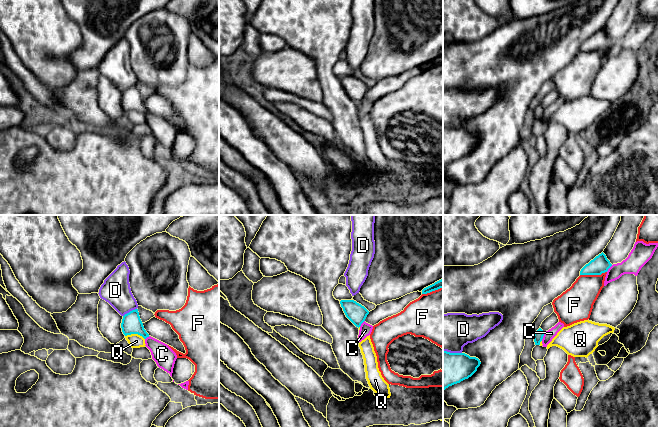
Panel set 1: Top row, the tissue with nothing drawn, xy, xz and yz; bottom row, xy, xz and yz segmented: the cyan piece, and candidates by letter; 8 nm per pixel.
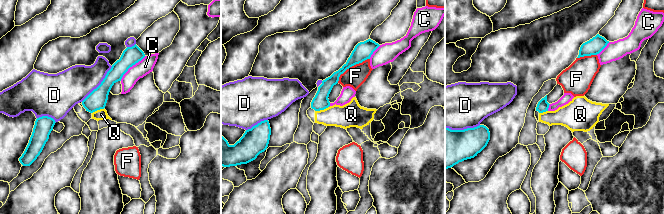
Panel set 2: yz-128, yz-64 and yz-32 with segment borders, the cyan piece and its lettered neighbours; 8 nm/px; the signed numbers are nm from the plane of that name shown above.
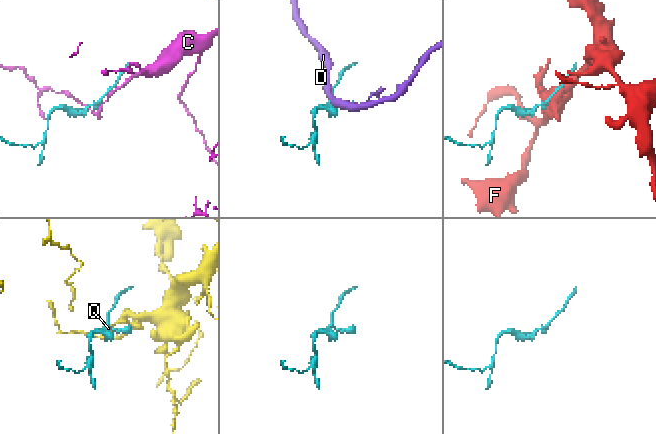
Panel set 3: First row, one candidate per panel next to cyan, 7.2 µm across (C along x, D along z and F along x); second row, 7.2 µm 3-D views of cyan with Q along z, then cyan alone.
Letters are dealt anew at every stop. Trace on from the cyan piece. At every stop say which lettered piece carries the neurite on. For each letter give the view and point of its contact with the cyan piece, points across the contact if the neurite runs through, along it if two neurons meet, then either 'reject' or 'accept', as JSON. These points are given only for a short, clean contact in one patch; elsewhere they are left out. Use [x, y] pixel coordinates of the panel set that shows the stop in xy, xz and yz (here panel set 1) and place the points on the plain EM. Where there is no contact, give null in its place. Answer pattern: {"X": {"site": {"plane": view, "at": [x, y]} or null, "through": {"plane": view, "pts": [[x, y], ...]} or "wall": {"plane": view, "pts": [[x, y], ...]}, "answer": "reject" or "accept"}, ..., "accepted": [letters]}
{"C": {"site": {"plane": "yz", "at": [542, 113]}, "answer": "reject"}, "D": {"site": {"plane": "xy", "at": [130, 87]}, "answer": "reject"}, "F": {"site": {"plane": "yz", "at": [593, 50]}, "answer": "reject"}, "Q": {"site": {"plane": "xy", "at": [135, 109]}, "wall": {"plane": "xy", "pts": [[125, 111], [139, 110], [144, 115]]}, "answer": "reject"}, "accepted": []}

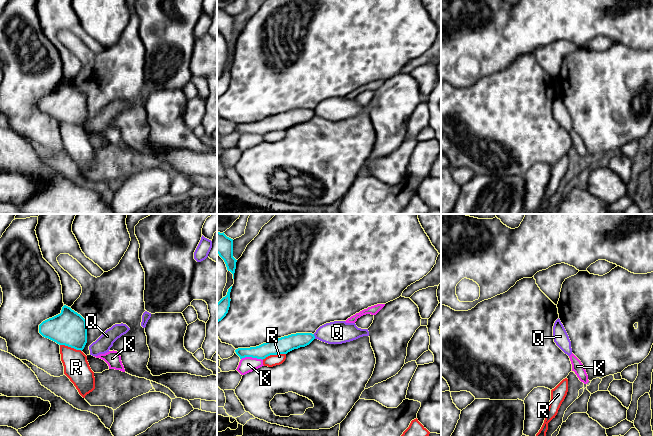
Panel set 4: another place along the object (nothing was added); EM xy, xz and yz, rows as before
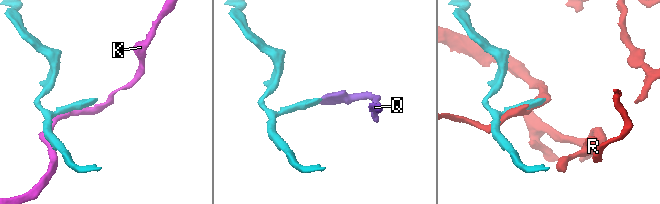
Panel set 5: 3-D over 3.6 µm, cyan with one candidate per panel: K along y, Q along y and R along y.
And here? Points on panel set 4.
{"K": {"site": {"plane": "xz", "at": [252, 133]}, "answer": "reject"}, "Q": {"site": {"plane": "xz", "at": [314, 112]}, "wall": {"plane": "xz", "pts": [[313, 110], [315, 114]]}, "answer": "reject"}, "R": {"site": {"plane": "xz", "at": [273, 130]}, "answer": "reject"}, "accepted": []}

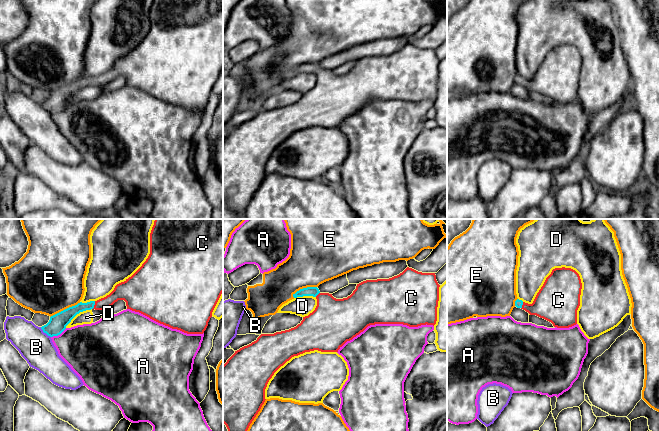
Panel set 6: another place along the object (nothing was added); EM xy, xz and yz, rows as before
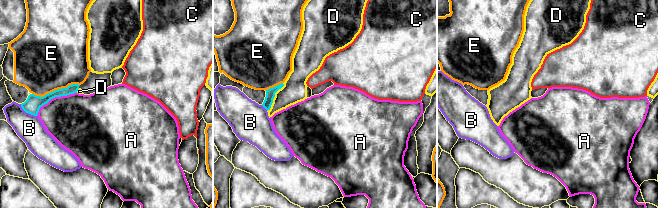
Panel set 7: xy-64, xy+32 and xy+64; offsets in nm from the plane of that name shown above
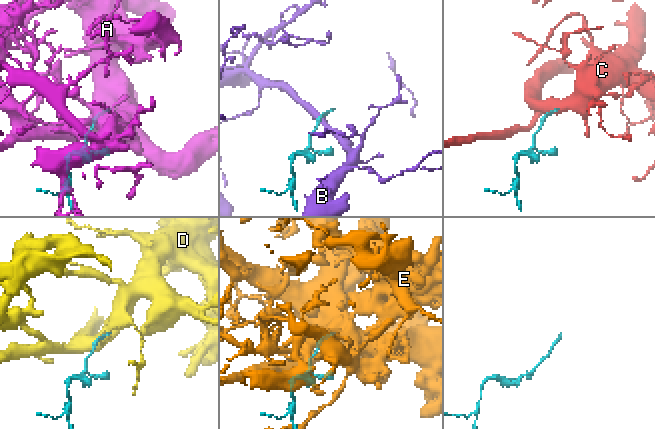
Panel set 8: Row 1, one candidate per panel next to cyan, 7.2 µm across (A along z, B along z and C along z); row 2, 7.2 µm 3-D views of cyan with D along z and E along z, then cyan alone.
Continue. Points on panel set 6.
{"A": {"site": {"plane": "xy", "at": [58, 110]}, "answer": "reject"}, "B": {"site": {"plane": "xy", "at": [45, 108]}, "answer": "reject"}, "C": {"site": {"plane": "xy", "at": [94, 80]}, "through": {"plane": "xy", "pts": [[67, 91], [80, 83], [94, 80], [102, 80], [122, 67]]}, "answer": "accept"}, "D": {"site": {"plane": "xy", "at": [77, 89]}, "wall": {"plane": "xy", "pts": [[91, 84], [80, 87], [65, 103]]}, "answer": "reject"}, "E": {"site": {"plane": "xy", "at": [65, 85]}, "answer": "reject"}, "accepted": ["C"]}

